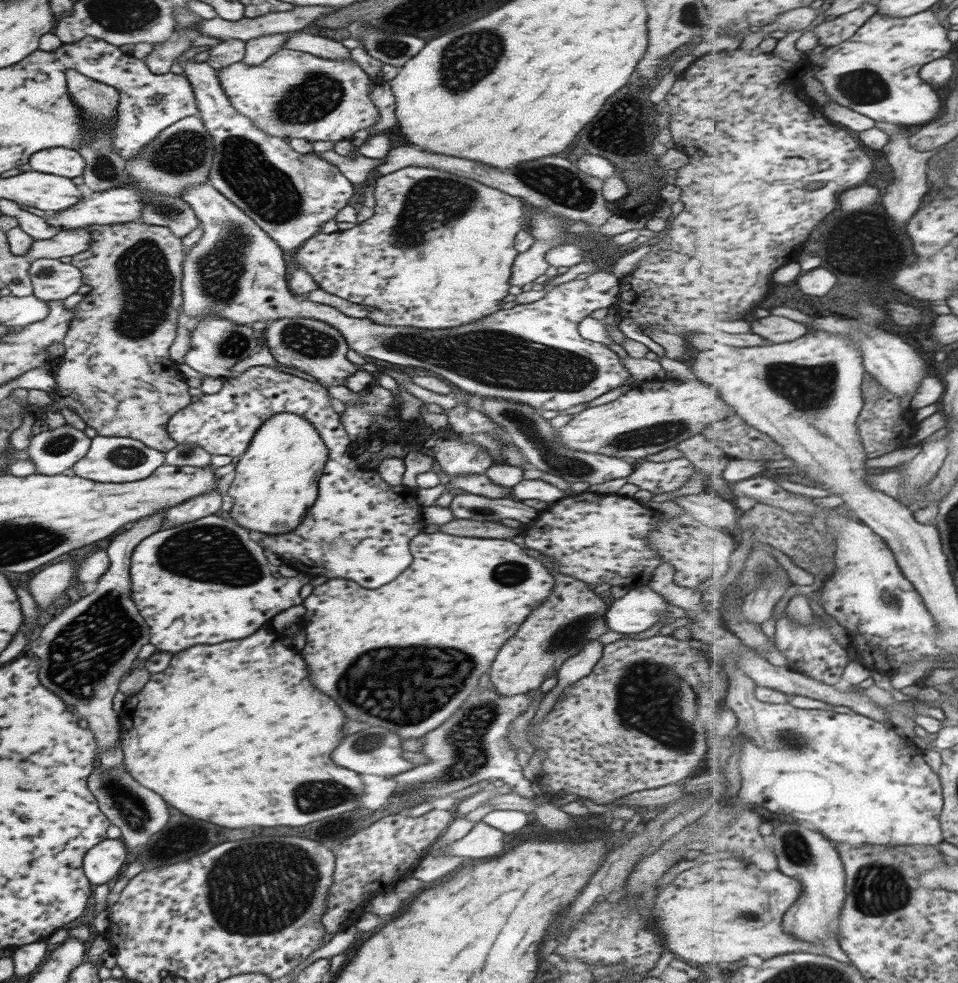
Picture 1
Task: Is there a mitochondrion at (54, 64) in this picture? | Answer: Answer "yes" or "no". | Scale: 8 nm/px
no

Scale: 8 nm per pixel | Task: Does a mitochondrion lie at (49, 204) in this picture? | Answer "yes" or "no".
no

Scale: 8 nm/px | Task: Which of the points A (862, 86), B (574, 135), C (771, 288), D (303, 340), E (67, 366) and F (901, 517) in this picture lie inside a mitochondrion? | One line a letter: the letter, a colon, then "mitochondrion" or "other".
A: mitochondrion
B: other
C: other
D: mitochondrion
E: other
F: other

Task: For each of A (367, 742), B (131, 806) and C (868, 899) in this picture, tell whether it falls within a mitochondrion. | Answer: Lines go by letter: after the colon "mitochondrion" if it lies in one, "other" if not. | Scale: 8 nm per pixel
A: mitochondrion
B: mitochondrion
C: mitochondrion

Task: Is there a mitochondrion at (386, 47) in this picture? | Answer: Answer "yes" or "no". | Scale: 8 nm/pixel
yes

